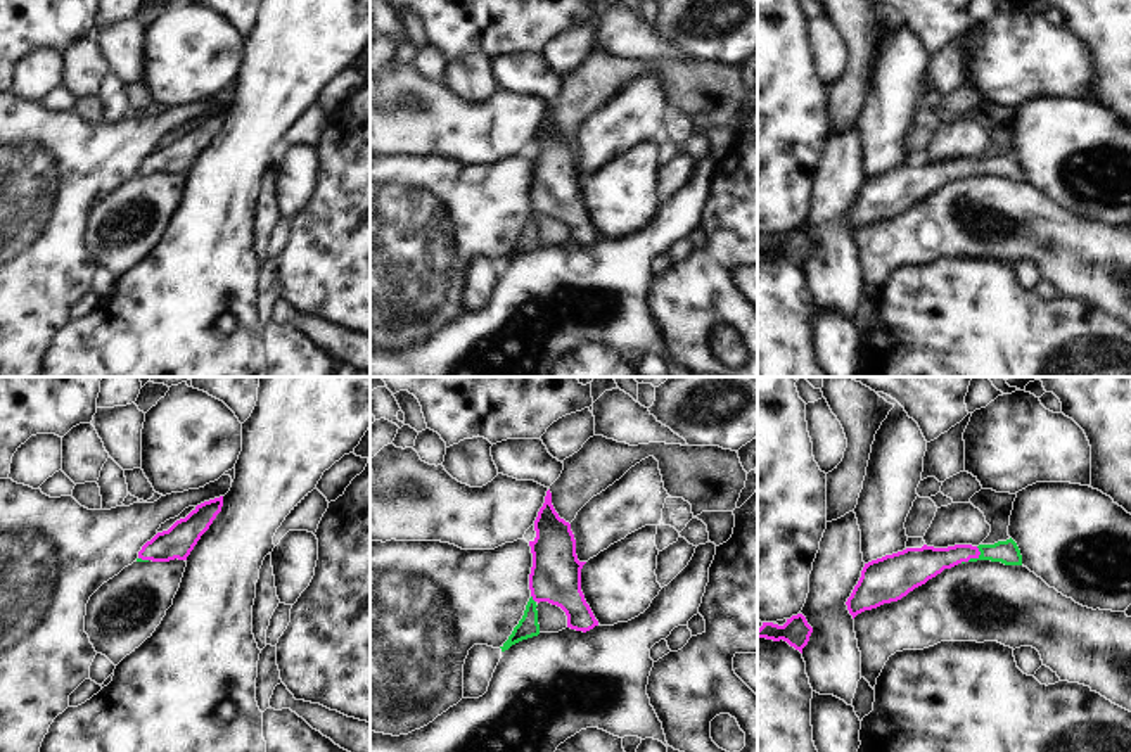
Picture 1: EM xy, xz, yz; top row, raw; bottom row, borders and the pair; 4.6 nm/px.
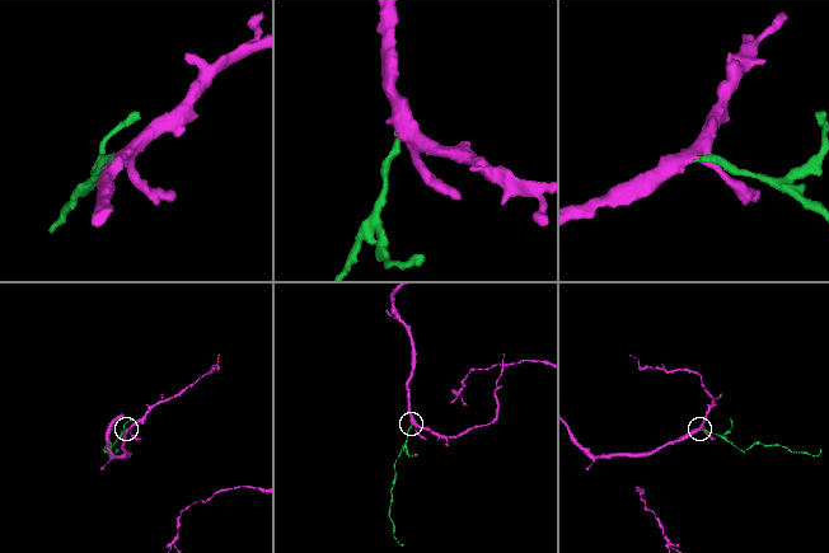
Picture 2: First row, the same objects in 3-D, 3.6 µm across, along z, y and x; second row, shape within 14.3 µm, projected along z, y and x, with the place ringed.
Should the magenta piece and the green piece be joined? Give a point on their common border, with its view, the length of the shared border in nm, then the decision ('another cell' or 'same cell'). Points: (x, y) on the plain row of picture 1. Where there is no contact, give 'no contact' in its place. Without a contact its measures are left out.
yz (976, 170) | 90 nm | same cell

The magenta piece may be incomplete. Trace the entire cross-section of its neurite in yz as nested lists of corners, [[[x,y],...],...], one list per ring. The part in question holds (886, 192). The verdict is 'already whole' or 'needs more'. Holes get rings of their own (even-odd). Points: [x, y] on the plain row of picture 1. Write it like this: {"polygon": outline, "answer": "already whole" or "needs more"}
{"polygon": [[[1010,150],[994,157],[955,157],[948,161],[906,161],[865,176],[846,218],[853,232],[884,216],[898,214],[929,192],[958,176],[991,173],[1022,178],[1017,156]]], "answer": "needs more"}

